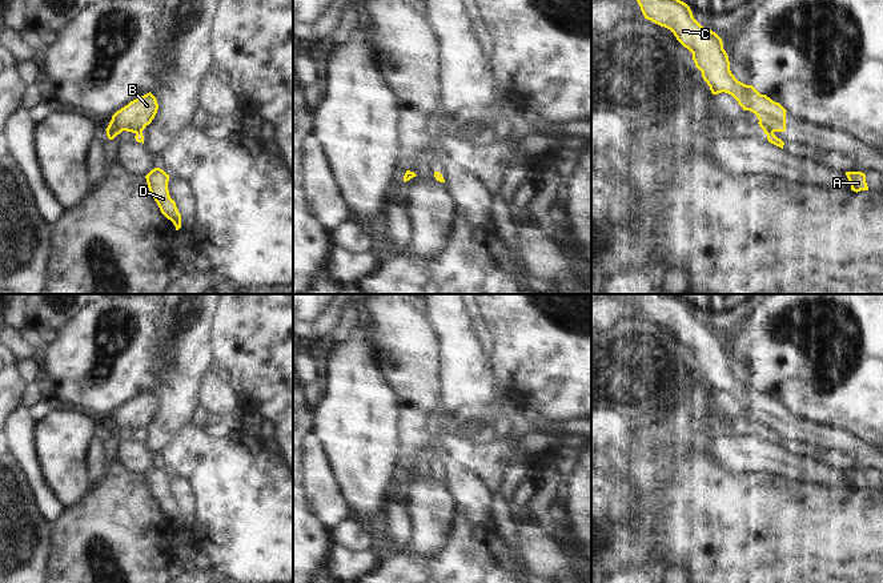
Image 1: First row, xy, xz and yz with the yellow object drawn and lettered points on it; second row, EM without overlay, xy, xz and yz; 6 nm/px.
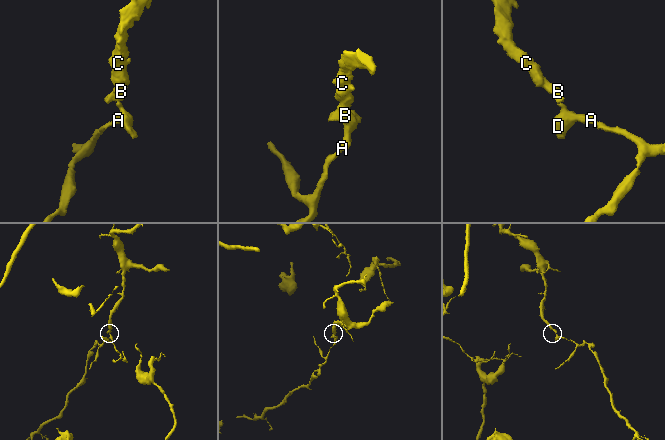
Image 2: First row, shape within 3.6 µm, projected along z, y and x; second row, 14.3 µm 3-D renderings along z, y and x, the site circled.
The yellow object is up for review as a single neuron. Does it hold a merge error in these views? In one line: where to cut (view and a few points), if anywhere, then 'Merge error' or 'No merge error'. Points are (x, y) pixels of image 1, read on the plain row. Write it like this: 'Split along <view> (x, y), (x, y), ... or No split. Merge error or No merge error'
Split along yz (773, 430), (767, 433). Merge error.

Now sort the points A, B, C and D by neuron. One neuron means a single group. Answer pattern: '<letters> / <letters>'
A D / B C

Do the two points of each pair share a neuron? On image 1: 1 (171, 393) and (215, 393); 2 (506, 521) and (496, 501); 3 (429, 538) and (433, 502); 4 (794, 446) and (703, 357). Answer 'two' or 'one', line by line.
1: two
2: one
3: one
4: two

